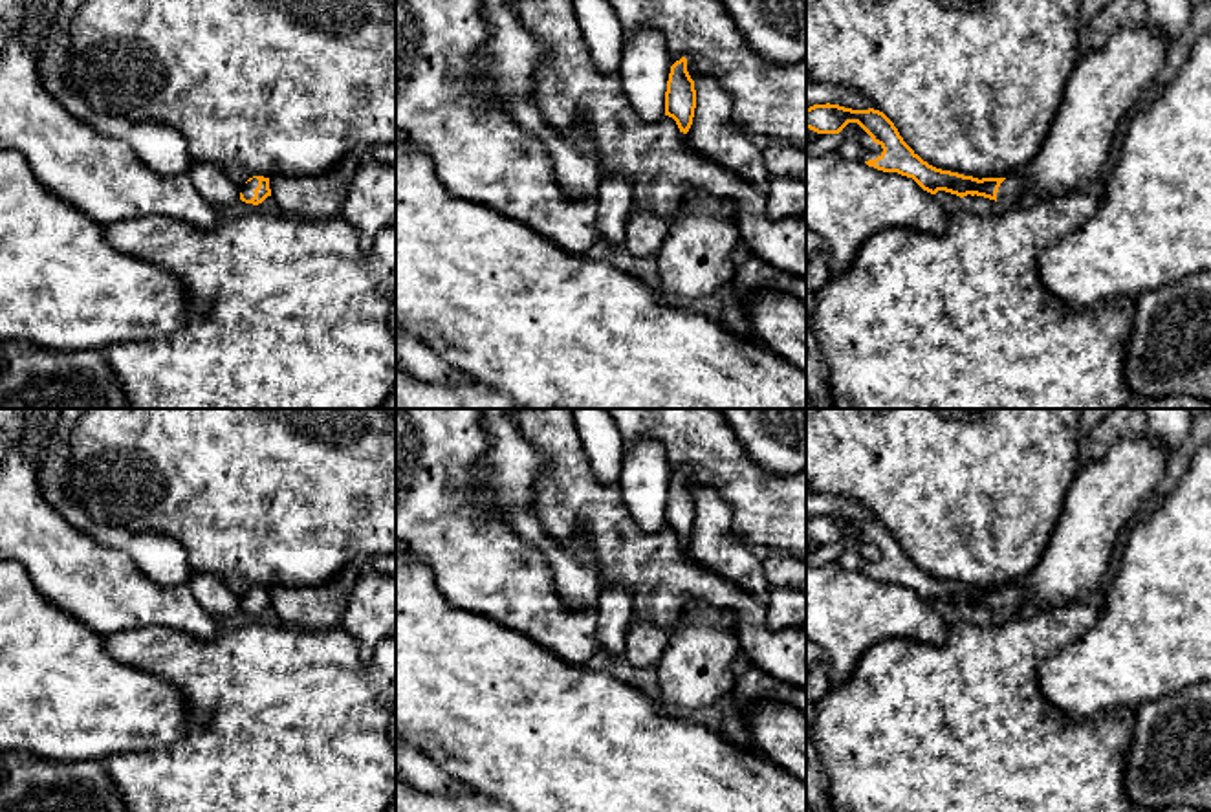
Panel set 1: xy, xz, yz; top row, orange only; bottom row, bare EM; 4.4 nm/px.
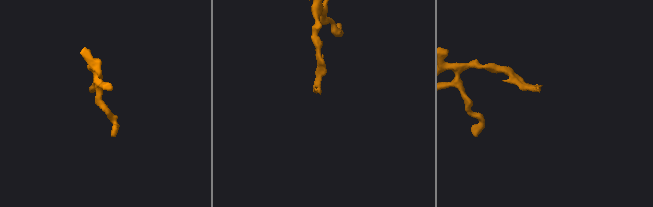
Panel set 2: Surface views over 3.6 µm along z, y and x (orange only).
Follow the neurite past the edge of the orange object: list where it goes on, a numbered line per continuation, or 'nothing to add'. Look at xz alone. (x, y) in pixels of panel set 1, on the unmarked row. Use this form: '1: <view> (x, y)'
nothing to add

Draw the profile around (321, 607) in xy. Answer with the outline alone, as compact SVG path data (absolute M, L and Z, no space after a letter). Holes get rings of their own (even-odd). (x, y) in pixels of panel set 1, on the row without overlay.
M348 566L321 587L273 587L271 609L284 625L315 631L339 627L355 577L357 566Z

